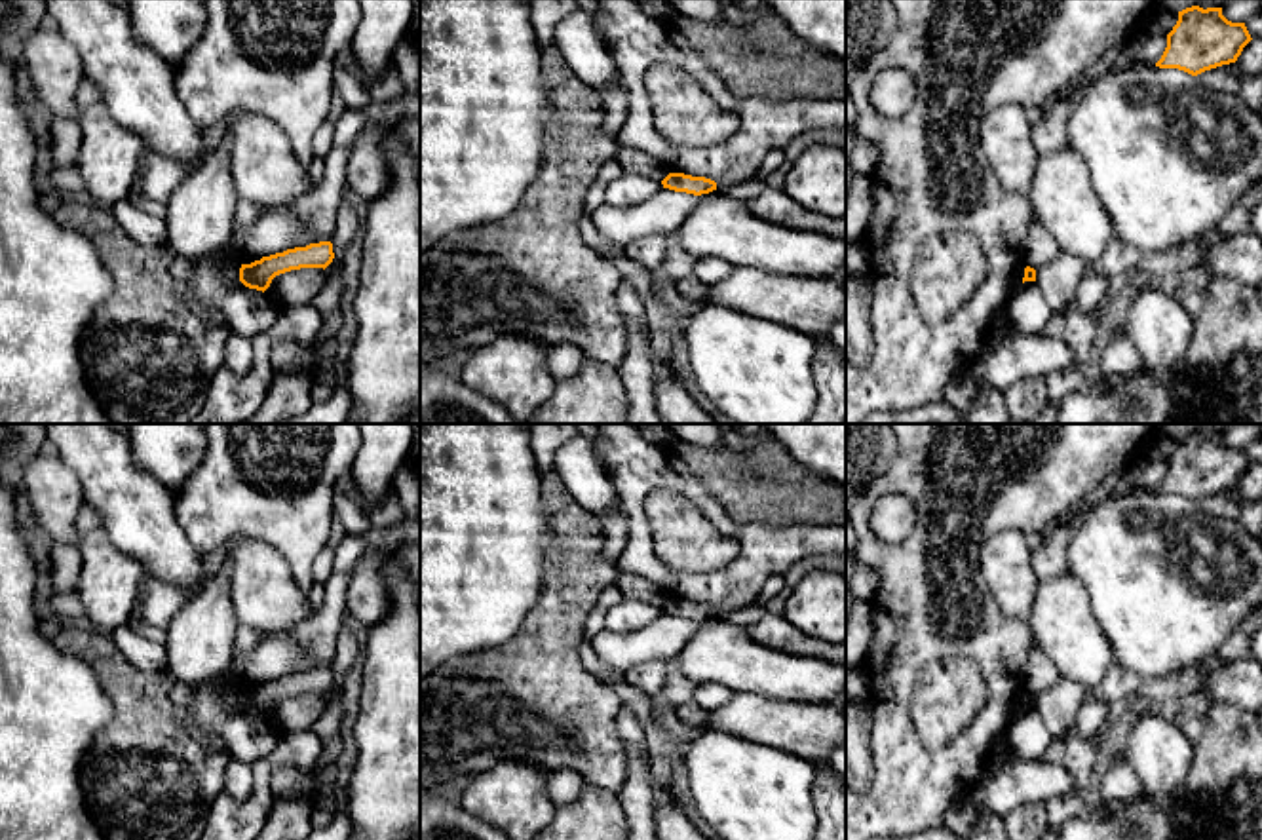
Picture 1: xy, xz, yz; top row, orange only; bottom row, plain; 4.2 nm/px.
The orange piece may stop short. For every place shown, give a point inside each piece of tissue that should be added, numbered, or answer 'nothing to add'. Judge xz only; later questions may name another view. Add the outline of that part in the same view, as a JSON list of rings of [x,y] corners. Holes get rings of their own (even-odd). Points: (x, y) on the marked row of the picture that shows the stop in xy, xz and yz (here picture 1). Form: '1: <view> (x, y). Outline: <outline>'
nothing to add

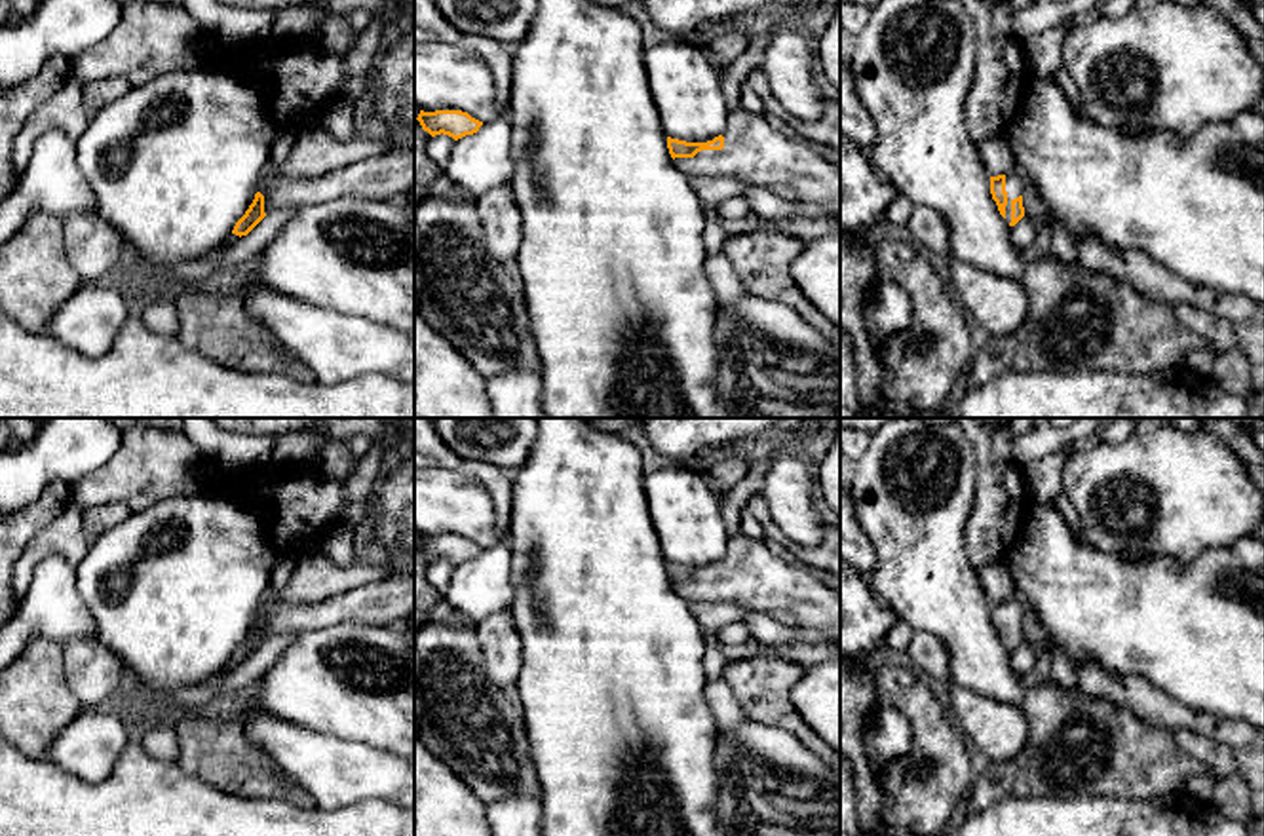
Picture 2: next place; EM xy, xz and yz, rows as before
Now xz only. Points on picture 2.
1: xz (755, 152). Outline: [[[728,106],[722,150],[701,150],[694,158],[675,158],[686,175],[732,177],[751,186],[789,184],[800,201],[821,205],[840,222],[840,169],[810,142],[785,137],[764,116]]]

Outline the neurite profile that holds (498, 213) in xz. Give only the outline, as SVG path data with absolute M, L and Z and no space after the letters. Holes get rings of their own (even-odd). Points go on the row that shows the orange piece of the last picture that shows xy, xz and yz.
M506 184L479 196L475 207L490 256L502 262L517 262L521 213L511 188Z

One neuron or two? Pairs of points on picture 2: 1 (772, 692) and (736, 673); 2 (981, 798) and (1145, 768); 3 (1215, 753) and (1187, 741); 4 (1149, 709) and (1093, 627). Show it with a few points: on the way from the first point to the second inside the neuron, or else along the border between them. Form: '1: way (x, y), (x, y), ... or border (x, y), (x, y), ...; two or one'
1: way (763, 686), (746, 677); one
2: way (1021, 776), (1048, 766), (1105, 768); one
3: way (1207, 751), (1194, 745); one
4: border (1082, 665), (1097, 662), (1141, 675), (1168, 692); two

